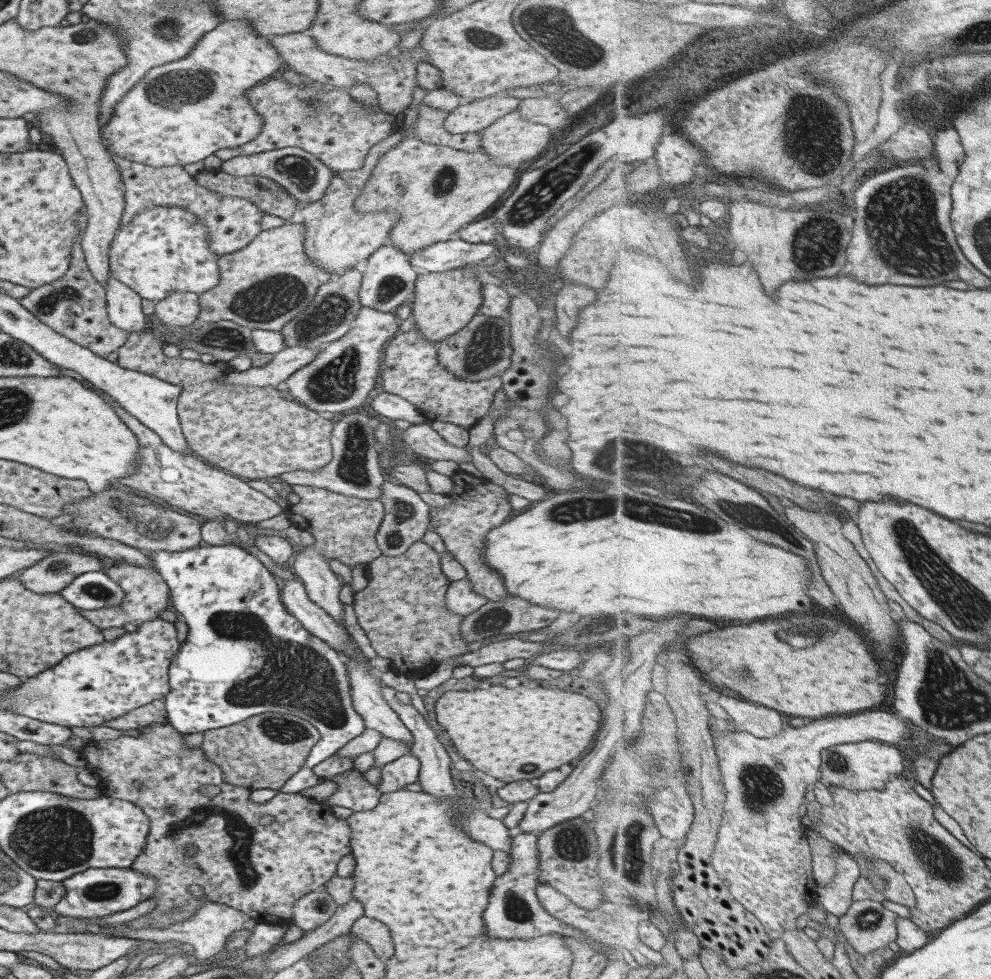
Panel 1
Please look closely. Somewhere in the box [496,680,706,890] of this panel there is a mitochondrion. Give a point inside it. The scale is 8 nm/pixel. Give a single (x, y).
(572, 844)

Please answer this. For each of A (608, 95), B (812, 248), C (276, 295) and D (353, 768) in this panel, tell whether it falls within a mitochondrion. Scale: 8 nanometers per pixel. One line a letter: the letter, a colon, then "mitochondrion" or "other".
A: mitochondrion
B: mitochondrion
C: mitochondrion
D: other

